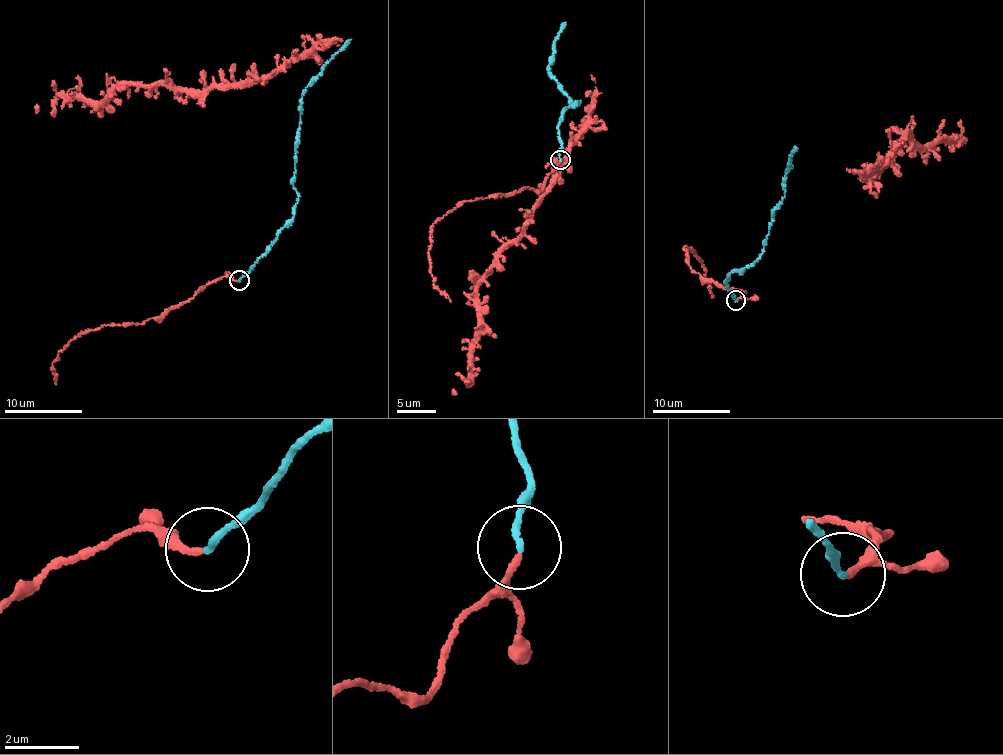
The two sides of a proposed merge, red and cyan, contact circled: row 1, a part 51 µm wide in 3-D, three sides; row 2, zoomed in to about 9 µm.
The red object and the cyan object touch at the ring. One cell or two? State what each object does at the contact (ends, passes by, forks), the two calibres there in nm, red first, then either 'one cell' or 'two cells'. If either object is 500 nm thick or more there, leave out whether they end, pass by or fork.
red ends | cyan ends | 170/150 nm | one cell

